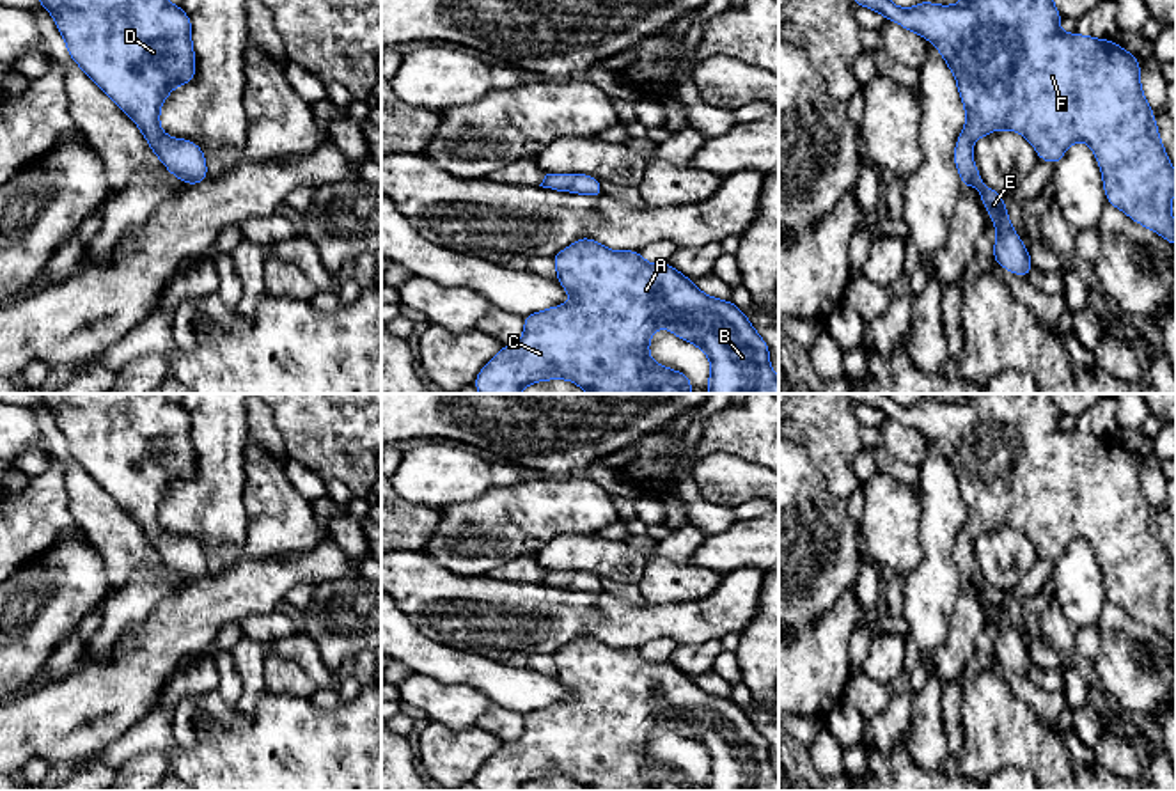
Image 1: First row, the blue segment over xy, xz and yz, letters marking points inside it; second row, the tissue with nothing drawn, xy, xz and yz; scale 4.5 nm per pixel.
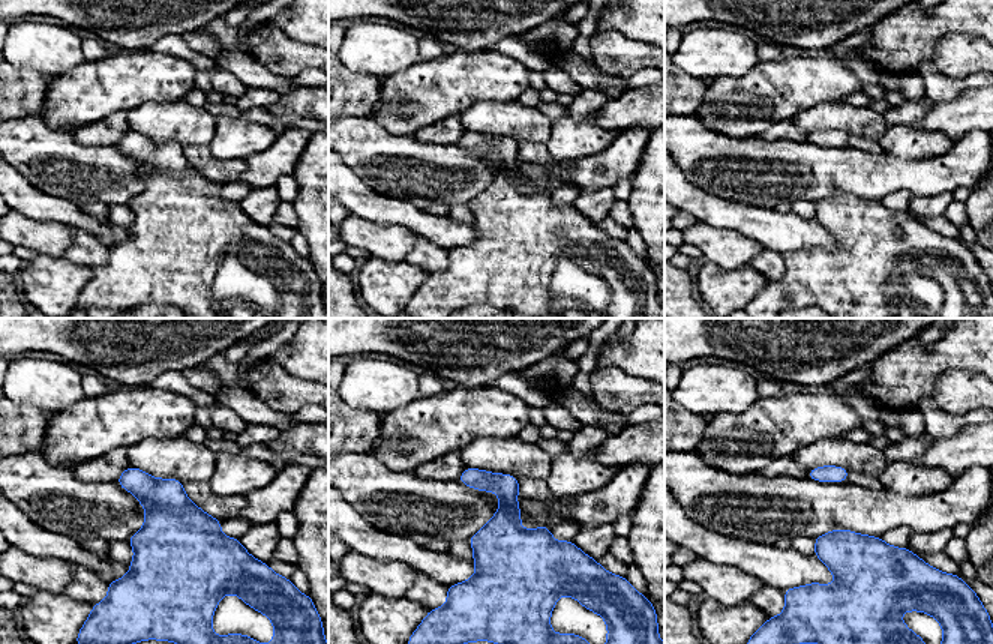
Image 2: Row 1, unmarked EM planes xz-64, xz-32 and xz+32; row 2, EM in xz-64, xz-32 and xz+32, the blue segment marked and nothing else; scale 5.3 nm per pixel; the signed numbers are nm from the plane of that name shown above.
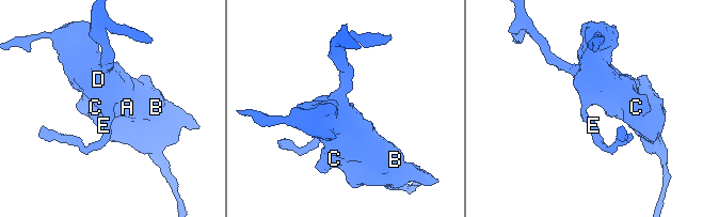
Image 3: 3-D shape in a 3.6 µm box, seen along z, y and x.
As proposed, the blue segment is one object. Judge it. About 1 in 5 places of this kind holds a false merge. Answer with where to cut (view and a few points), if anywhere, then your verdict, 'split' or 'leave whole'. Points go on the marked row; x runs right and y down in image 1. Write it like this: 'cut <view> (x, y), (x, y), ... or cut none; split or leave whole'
cut none; leave whole

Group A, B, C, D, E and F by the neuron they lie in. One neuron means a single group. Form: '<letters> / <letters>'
A B C D E F

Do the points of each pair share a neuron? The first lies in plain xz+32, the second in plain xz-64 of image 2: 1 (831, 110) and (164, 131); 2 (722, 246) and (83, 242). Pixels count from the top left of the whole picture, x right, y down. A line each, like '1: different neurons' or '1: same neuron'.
1: same neuron
2: different neurons

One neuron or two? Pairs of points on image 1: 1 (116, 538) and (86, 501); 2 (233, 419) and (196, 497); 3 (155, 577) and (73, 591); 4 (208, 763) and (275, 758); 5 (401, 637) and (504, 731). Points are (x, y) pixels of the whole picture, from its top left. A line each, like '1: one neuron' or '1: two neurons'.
1: one neuron
2: one neuron
3: two neurons
4: one neuron
5: two neurons

